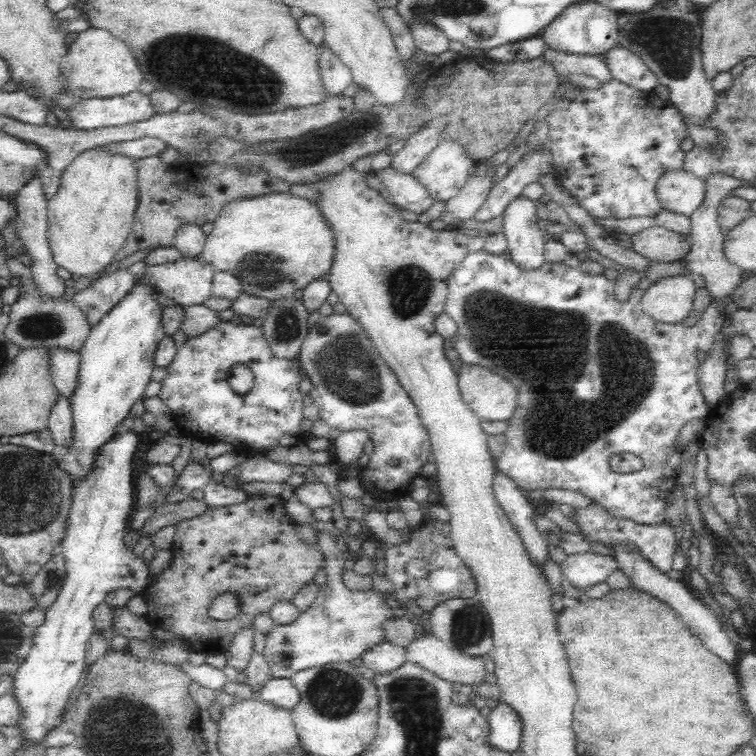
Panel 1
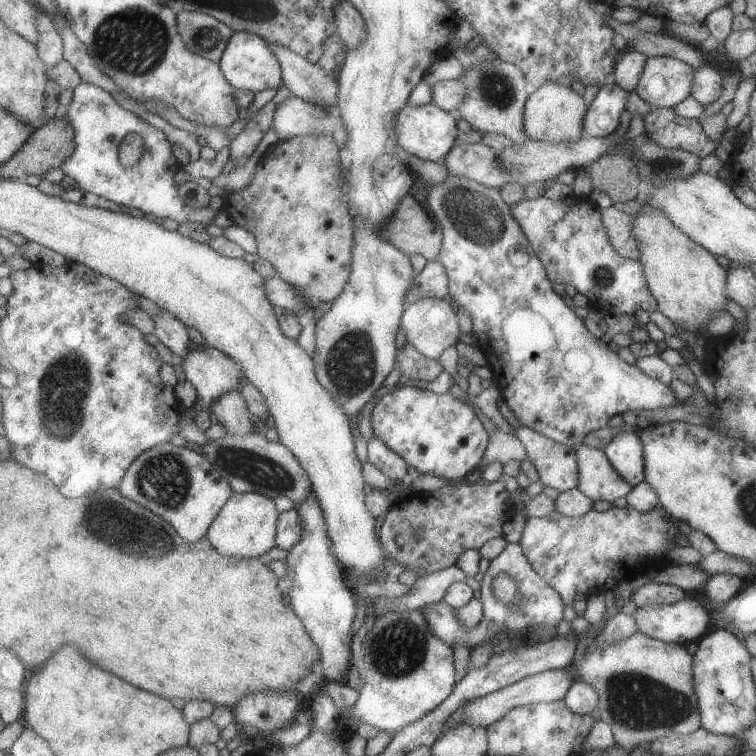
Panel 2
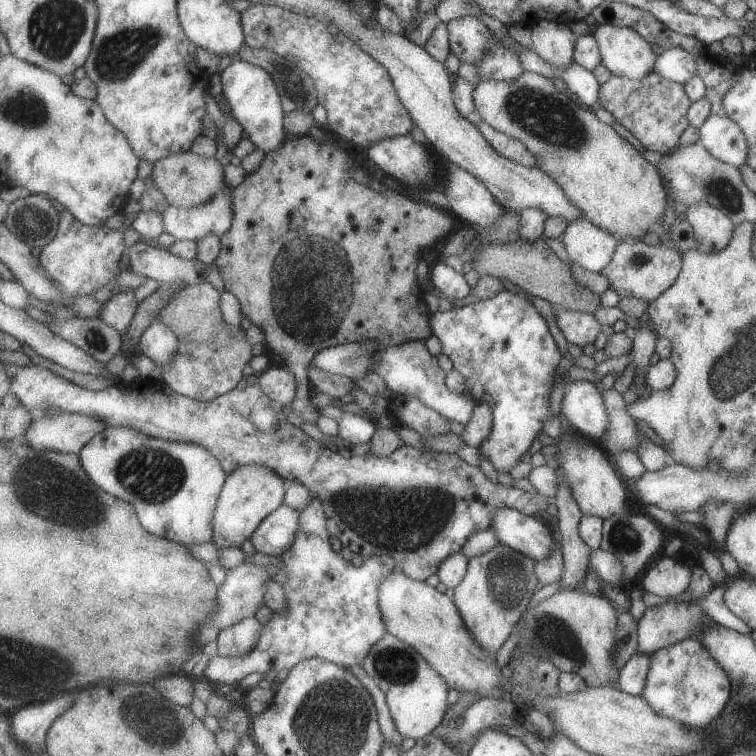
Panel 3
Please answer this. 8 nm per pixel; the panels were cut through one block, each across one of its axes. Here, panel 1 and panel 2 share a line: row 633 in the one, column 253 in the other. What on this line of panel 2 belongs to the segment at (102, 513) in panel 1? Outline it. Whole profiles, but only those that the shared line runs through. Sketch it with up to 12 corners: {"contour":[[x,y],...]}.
{"contour":[[234,32],[220,63],[237,89],[284,84],[269,42]]}

